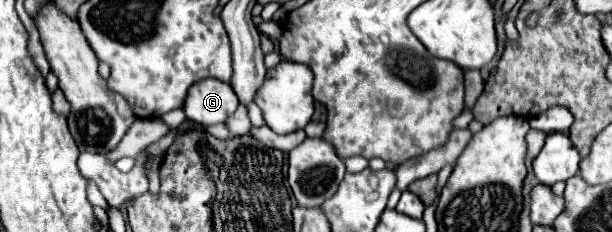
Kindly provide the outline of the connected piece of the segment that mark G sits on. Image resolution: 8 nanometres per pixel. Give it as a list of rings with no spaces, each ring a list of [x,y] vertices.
[[[204,79],[194,83],[184,103],[184,113],[190,121],[200,125],[224,123],[238,107],[232,87],[218,79]]]

